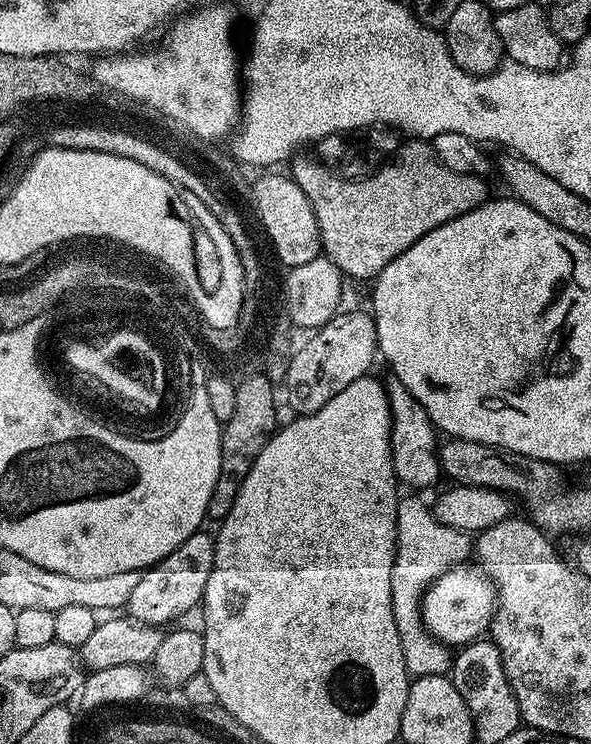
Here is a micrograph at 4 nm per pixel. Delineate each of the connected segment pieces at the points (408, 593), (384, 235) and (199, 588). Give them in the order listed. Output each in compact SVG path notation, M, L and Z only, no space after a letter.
M408 494L396 506L396 557L390 574L394 622L398 626L398 638L402 642L402 658L406 662L409 677L443 676L451 669L452 656L445 645L427 635L420 618L420 602L425 588L442 573L463 565L473 555L474 540L467 532L443 525L435 517L433 509L419 500L419 495Z
M408 138L405 141L391 159L381 163L365 180L348 180L352 178L330 170L315 155L297 155L291 161L292 180L302 186L302 194L310 198L314 218L318 218L323 255L345 277L371 281L398 254L410 250L418 238L489 199L489 181L485 177L450 170L450 166L441 164L427 140Z
M201 530L196 533L194 533L190 538L186 538L186 542L182 542L182 546L178 546L178 550L174 550L172 553L168 555L167 558L164 560L159 560L157 564L152 565L151 568L147 569L141 575L140 581L138 582L138 586L134 586L134 594L130 594L130 598L128 599L127 605L126 605L126 612L131 619L134 619L139 622L139 624L155 624L157 626L165 626L164 624L171 625L173 622L171 620L176 620L179 618L179 616L184 616L187 614L188 611L191 610L192 607L199 605L201 603L204 591L206 590L206 582L210 578L210 570L214 566L214 546L216 545L215 539L211 535L208 536L206 534L207 531Z

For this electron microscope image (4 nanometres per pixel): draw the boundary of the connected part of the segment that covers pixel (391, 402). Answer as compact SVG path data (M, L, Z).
M392 378L387 381L386 387L388 390L388 405L392 415L390 450L392 451L394 474L401 485L409 484L412 487L409 489L428 488L442 476L437 456L437 429L434 427L431 418L426 414L426 410L422 410L418 398L414 398L414 394L410 394L410 390L406 390L406 386L402 386L402 382Z

